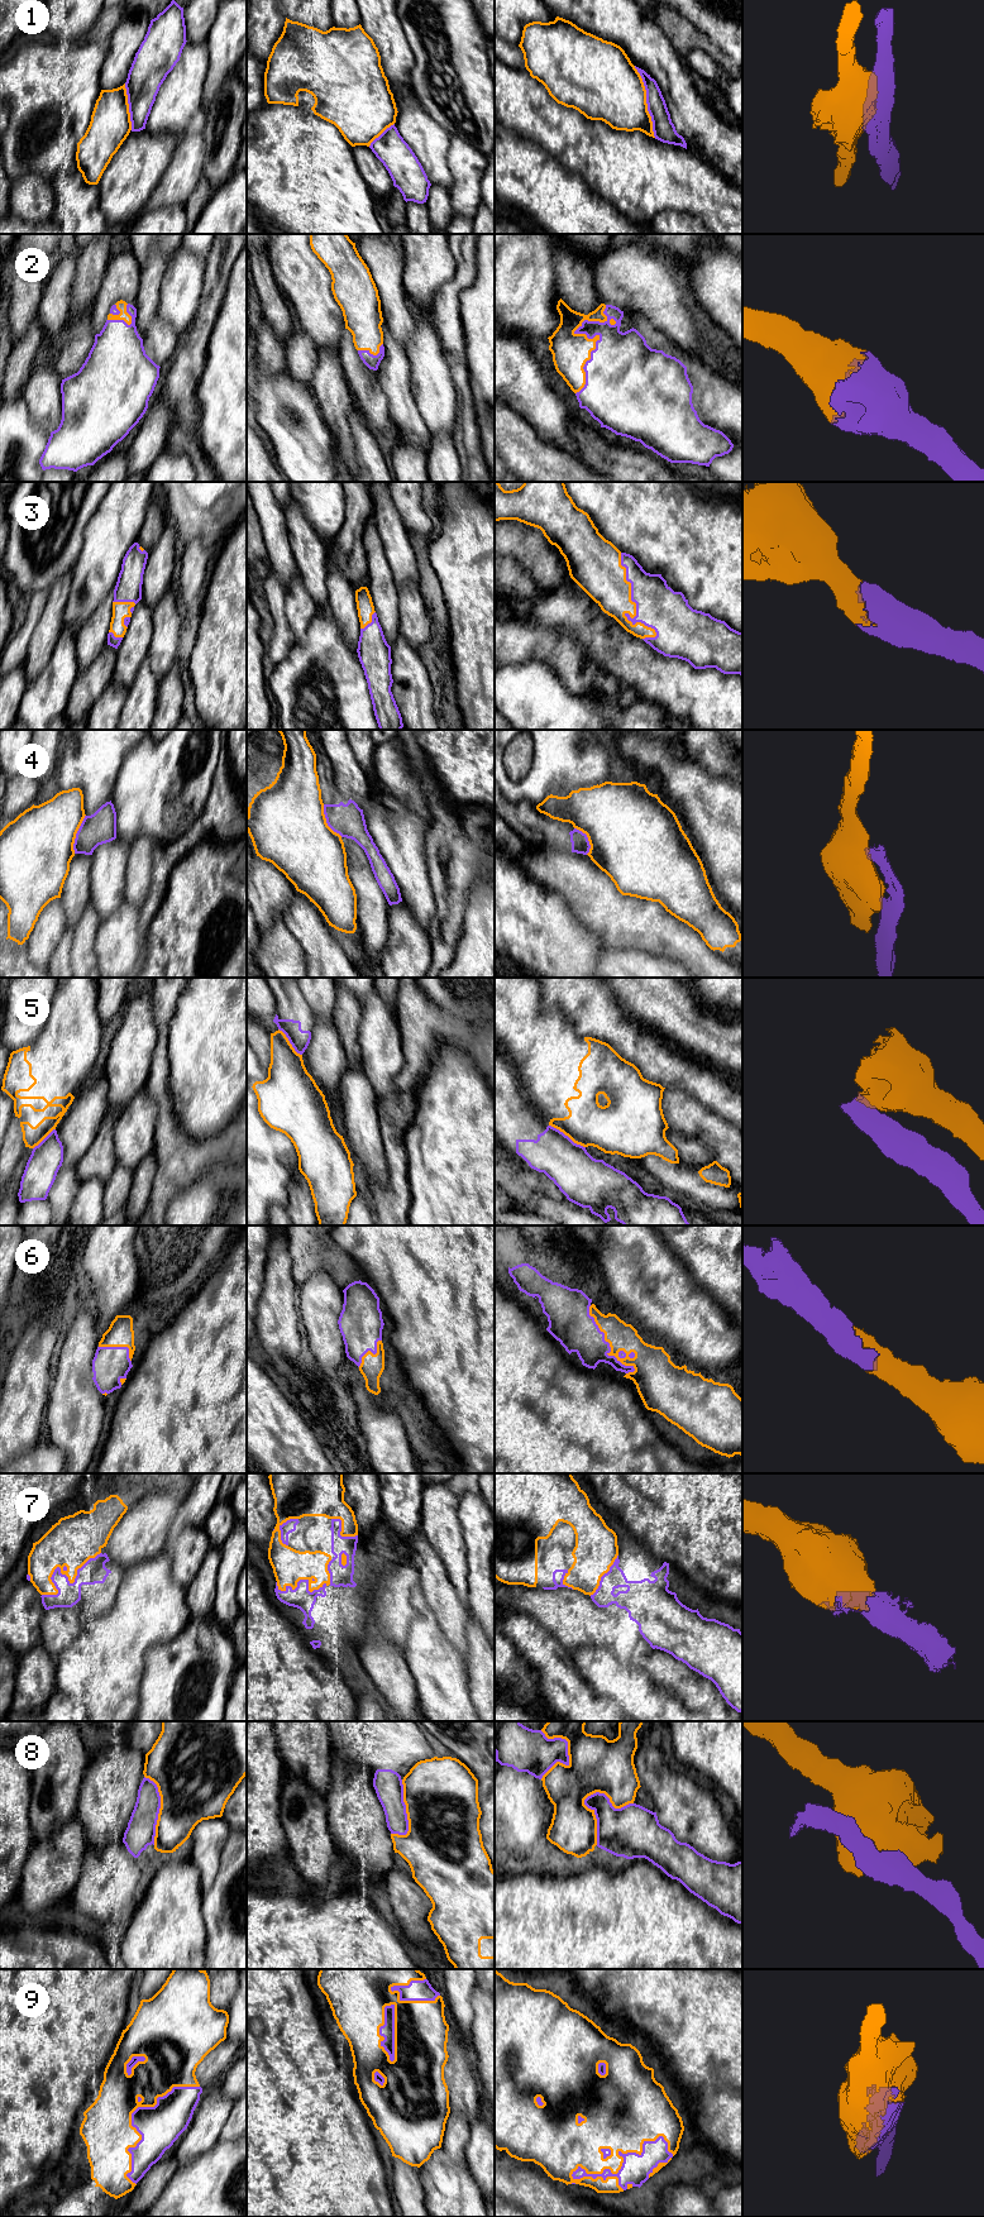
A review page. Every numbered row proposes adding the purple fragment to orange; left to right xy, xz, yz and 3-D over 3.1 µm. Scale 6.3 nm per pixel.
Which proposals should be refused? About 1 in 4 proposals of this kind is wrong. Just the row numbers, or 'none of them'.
1, 4, 5, 8

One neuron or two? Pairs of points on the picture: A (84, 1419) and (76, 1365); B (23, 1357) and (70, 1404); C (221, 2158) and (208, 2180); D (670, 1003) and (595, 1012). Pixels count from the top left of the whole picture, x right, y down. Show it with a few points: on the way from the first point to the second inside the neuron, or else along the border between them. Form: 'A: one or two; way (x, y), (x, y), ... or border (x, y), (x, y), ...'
A: one; way (76, 1405), (76, 1379)
B: two; border (49, 1390), (44, 1410)
C: one; way (221, 2163), (221, 2167), (213, 2175)
D: two; border (612, 990), (620, 1007), (641, 1026)

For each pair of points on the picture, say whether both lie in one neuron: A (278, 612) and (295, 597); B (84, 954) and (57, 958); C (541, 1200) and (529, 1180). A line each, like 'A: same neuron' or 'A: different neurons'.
A: different neurons
B: different neurons
C: different neurons

